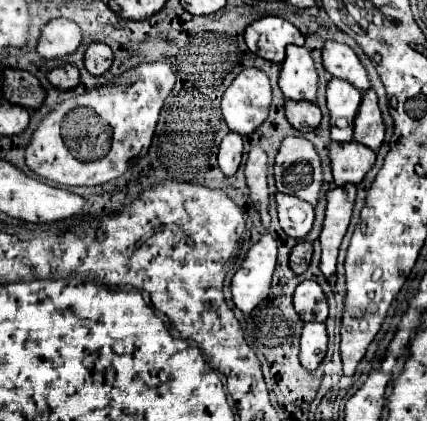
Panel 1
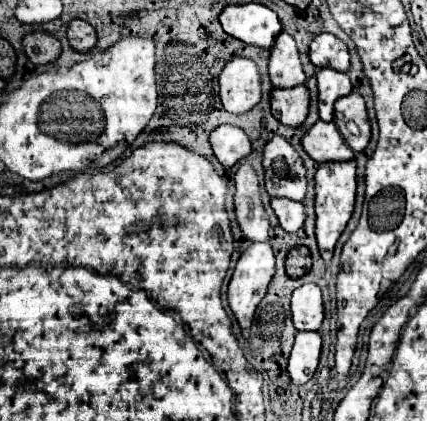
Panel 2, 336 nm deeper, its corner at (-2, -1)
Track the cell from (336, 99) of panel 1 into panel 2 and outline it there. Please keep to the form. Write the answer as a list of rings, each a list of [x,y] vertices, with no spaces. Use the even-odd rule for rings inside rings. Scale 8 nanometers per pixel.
[[[319,68],[317,88],[319,88],[319,118],[325,122],[331,122],[335,100],[351,94],[353,90],[351,80],[345,72],[337,72],[331,68]]]

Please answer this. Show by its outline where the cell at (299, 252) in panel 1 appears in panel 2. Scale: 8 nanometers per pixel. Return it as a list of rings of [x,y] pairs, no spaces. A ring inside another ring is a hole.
[[[295,246],[295,248],[287,254],[287,276],[291,276],[291,278],[301,278],[303,274],[307,274],[309,268],[311,268],[309,248],[305,248],[305,246]]]

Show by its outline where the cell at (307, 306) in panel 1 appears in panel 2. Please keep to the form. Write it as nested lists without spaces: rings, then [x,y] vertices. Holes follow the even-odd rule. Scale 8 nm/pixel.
[[[305,284],[291,296],[293,324],[299,332],[319,330],[323,322],[323,298],[317,284]]]

